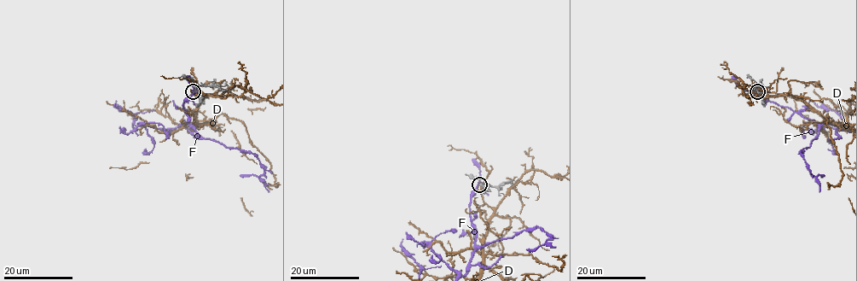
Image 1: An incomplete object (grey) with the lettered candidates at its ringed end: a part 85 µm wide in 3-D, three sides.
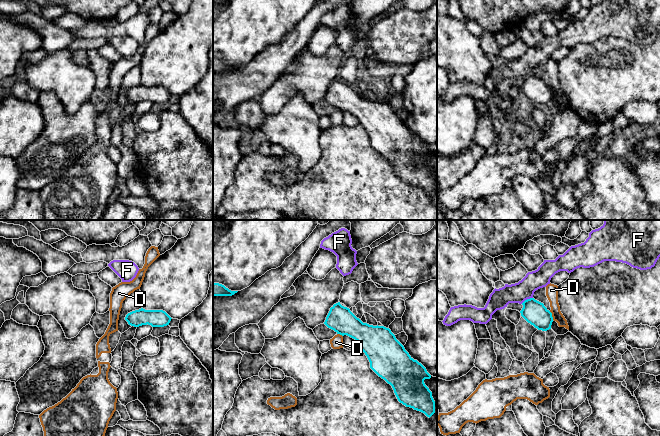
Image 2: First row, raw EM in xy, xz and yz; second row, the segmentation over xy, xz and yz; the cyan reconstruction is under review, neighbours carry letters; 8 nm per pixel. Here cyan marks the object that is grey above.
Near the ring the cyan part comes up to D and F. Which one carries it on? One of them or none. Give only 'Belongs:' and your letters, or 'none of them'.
Belongs: none of them

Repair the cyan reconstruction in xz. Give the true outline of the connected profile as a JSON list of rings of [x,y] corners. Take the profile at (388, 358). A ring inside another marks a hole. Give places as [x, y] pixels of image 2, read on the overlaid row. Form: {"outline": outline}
{"outline": [[[340,302],[330,308],[324,324],[359,343],[370,368],[392,386],[400,403],[429,418],[435,413],[432,392],[424,383],[431,375],[409,355],[389,328],[363,323]]]}

